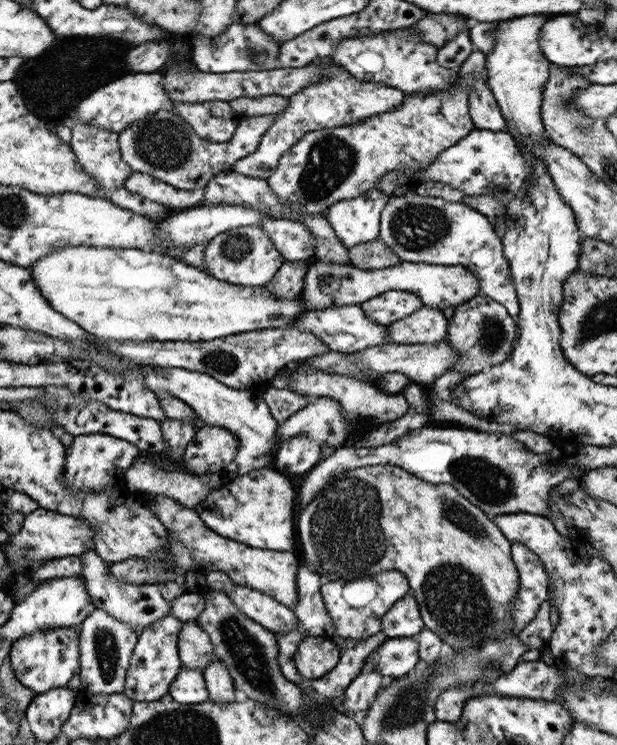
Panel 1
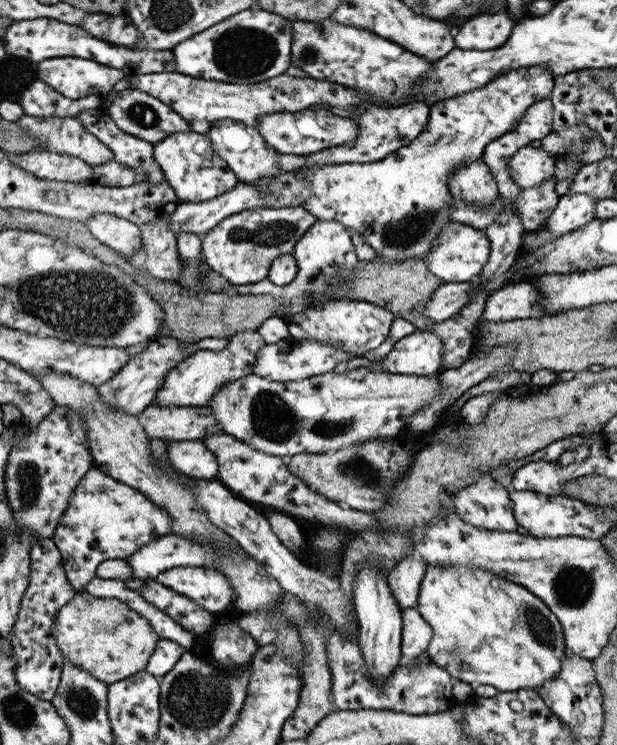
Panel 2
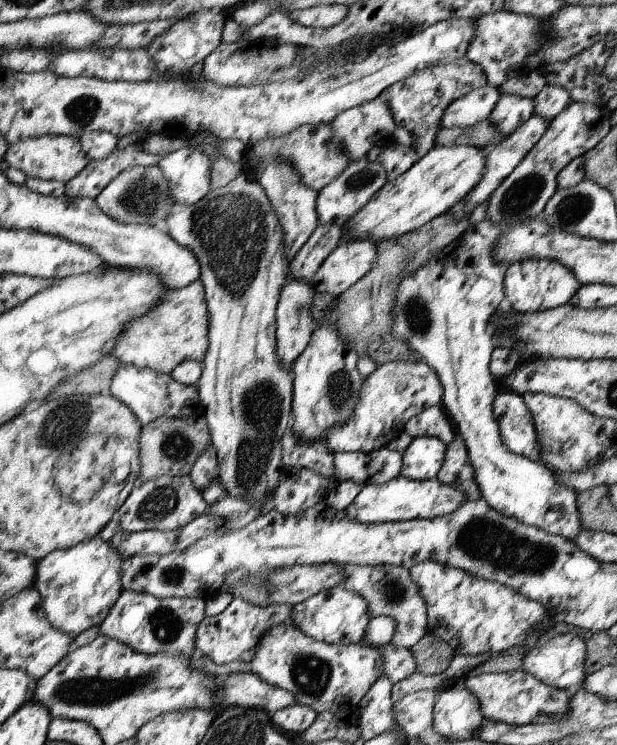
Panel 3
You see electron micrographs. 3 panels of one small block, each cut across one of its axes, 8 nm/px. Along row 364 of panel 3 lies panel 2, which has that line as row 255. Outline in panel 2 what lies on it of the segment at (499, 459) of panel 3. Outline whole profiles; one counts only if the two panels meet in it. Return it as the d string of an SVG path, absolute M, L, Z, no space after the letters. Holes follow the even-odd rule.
M451 221L443 226L438 237L434 238L425 258L425 264L427 270L442 283L468 282L479 275L481 268L487 262L489 252L490 244L482 230L467 226L465 223Z

